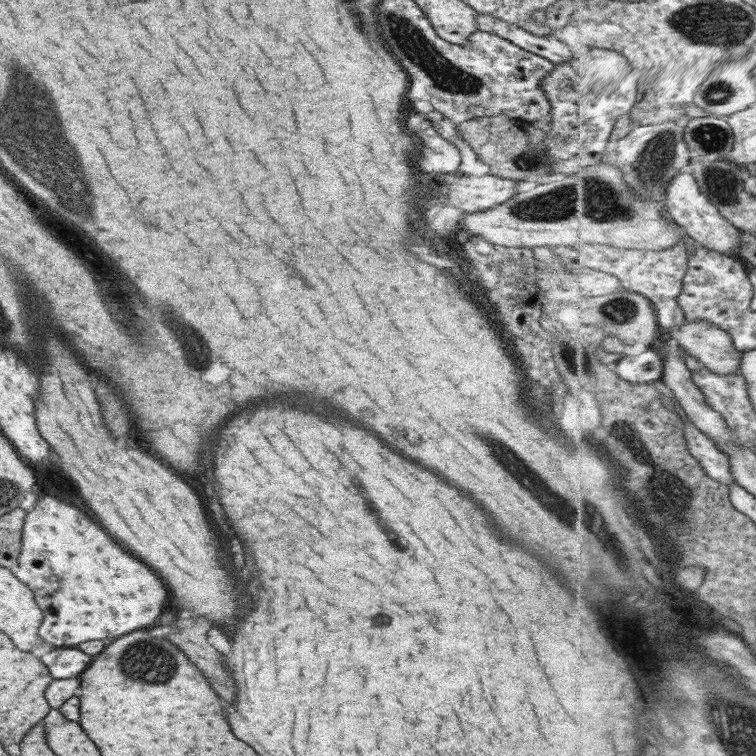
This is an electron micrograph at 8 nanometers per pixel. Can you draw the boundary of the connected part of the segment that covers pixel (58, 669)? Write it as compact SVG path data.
M56 648L40 658L54 678L76 678L88 668L92 658L76 648Z

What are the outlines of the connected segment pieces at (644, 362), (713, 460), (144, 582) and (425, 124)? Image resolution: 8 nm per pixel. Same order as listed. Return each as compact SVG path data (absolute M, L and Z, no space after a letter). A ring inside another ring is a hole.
M649 348L641 355L621 356L615 363L620 376L630 383L652 383L662 380L665 360L660 351Z
M689 417L688 420L687 433L692 454L703 464L708 476L732 486L736 482L736 476L732 473L731 456Z
M54 496L40 498L32 512L25 513L22 548L13 574L33 590L44 613L40 638L54 646L116 638L152 626L168 596L150 566L114 542L86 512Z
M412 112L408 117L408 132L417 138L419 142L419 154L422 156L422 160L416 159L419 170L425 174L428 178L432 175L456 173L460 175L460 164L462 160L462 154L466 152L463 147L458 146L456 143L452 143L452 140L443 140L439 137L438 133L432 127L434 124L425 118L425 114Z

